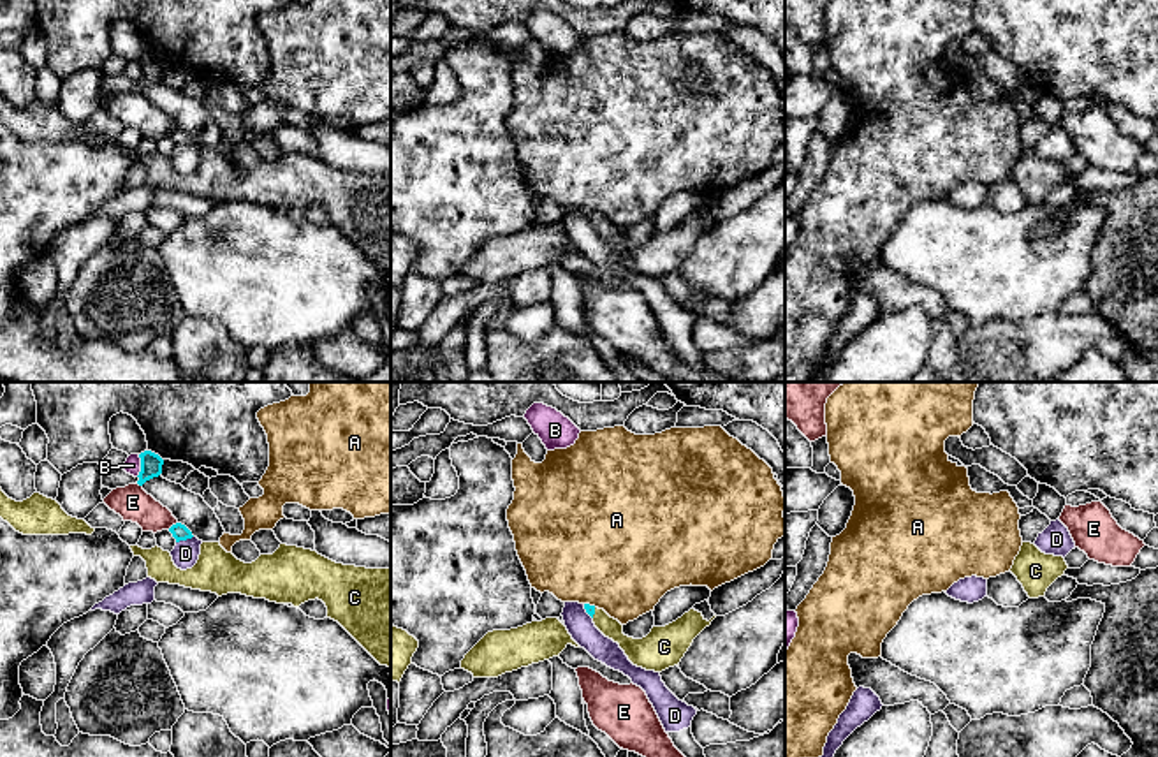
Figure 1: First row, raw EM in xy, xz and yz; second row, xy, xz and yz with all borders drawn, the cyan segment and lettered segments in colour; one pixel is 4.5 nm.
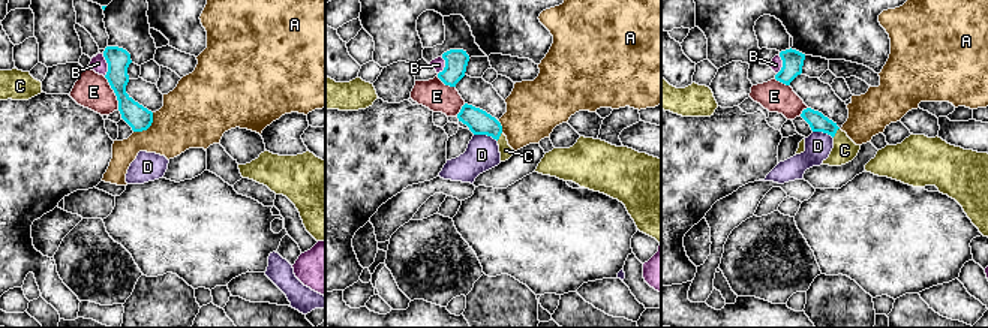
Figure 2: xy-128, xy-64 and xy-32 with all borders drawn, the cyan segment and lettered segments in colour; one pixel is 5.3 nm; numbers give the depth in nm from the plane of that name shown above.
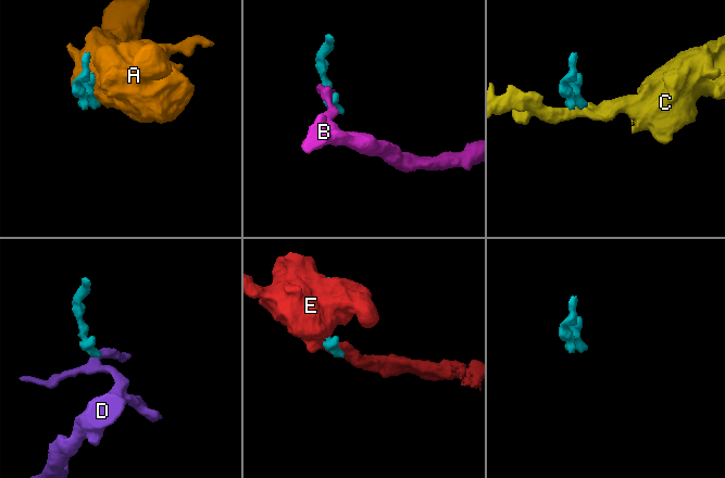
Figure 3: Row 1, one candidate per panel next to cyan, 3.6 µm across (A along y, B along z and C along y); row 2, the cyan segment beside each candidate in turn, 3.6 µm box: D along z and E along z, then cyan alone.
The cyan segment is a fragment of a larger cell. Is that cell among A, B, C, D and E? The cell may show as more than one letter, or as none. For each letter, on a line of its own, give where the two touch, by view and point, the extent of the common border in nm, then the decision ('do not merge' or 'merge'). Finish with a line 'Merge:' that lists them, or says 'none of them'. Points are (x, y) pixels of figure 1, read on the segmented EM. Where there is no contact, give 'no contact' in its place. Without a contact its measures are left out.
A: xz (588, 604) | 60 nm | do not merge
B: xy (141, 465) | 110 nm | do not merge
C: xz (593, 613) | 50 nm | merge
D: xy (183, 539) | 90 nm | do not merge
E: xy (173, 525) | 60 nm | do not merge
Merge: C

